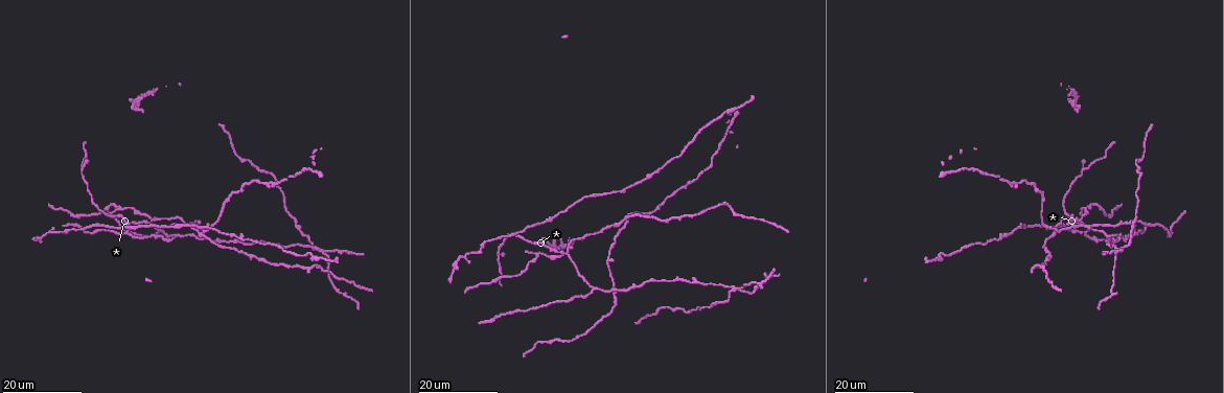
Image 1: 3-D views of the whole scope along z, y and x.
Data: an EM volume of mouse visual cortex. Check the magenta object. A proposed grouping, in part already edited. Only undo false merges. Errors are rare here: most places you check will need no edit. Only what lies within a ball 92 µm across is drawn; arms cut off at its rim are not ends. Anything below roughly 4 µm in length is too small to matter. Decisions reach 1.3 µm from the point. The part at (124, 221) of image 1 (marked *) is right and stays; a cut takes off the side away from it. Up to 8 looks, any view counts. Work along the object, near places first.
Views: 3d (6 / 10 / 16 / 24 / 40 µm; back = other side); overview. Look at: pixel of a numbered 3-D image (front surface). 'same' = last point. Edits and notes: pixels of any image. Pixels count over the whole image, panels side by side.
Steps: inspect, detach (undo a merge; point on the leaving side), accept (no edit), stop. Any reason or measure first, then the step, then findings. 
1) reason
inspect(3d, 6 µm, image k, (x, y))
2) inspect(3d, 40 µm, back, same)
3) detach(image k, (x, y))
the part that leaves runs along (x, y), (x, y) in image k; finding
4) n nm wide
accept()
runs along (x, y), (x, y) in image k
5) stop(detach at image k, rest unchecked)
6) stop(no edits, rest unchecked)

looks like a crossing
inspect(3d, 24 µm, image 1, (566, 254))

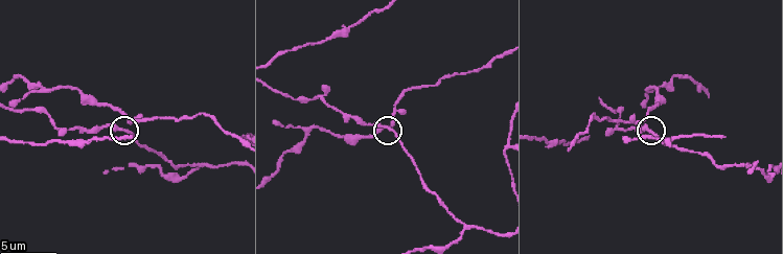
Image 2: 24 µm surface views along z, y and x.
inspect(3d, 6 µm, image 2, (124, 130))

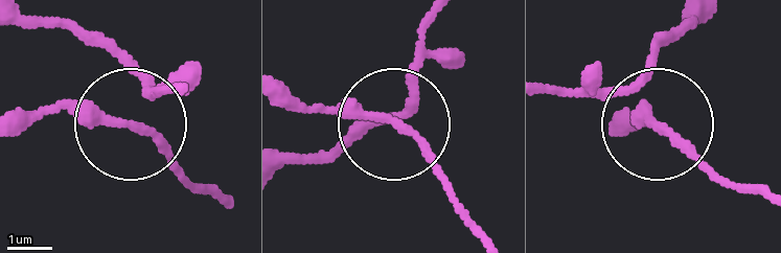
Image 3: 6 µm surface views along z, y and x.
150 nm wide
accept()
runs along (21, 120), (54, 109), (122, 120), (156, 87) in image 3; continuous, no second neuron

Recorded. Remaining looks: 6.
three-way junction
inspect(3d, 16 µm, image 1, (1085, 167))

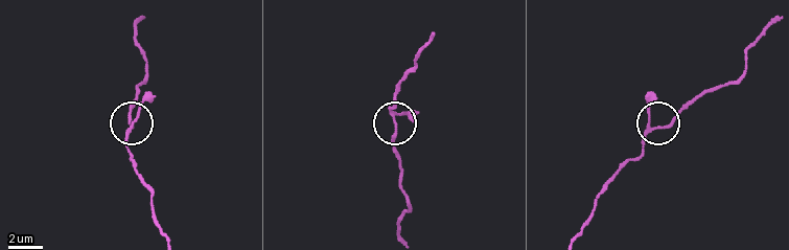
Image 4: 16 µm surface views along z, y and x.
inspect(3d, 10 µm, image 4, (650, 127))

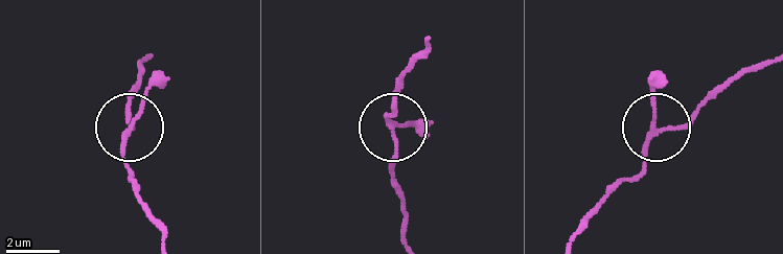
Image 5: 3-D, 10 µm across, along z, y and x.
inspect(3d, 6 µm, image 5, (654, 133))

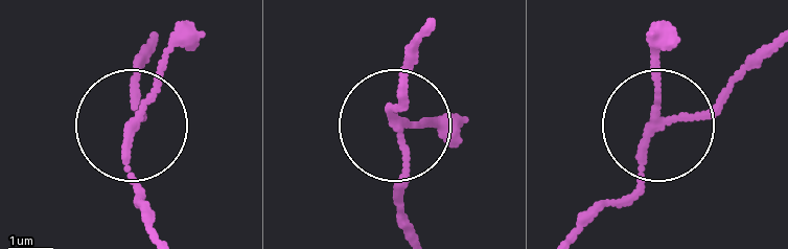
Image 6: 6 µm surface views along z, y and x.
3 arms
accept()
runs along (576, 233), (640, 177), (654, 35) in image 6; continuous, no second neuron

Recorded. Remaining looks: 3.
two arms in line, one across
inspect(3d, 16 µm, image 2, (467, 227))

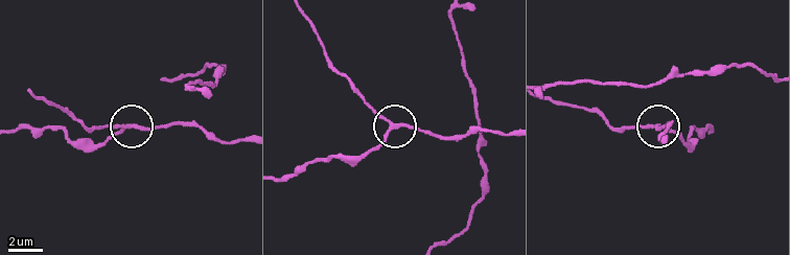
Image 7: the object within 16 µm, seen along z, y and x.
190 nm wide
accept()
runs along (32, 92), (64, 108), (88, 128), (129, 128), (103, 142) in image 7; all the same neuron

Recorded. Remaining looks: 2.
small branch off a trunk
inspect(3d, 24 µm, image 1, (733, 289))

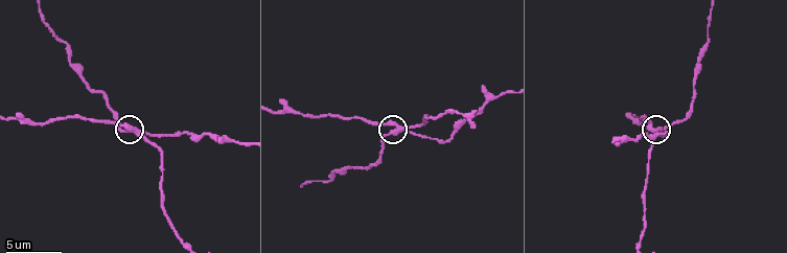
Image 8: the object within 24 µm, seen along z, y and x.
inspect(3d, 10 µm, image 8, (136, 131))

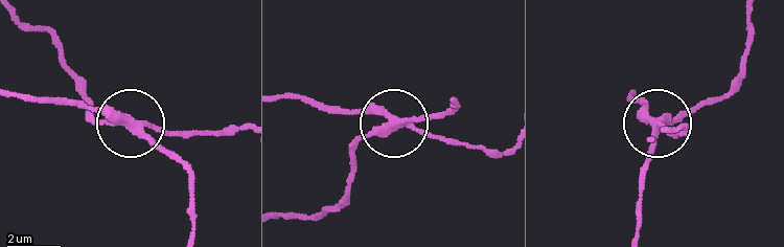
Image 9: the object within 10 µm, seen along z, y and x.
310 nm wide
accept()
runs along (280, 97), (374, 111), (394, 122), (453, 111) in image 9; continuous, no second neuron

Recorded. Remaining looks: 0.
stop(no edits, rest unchecked)

